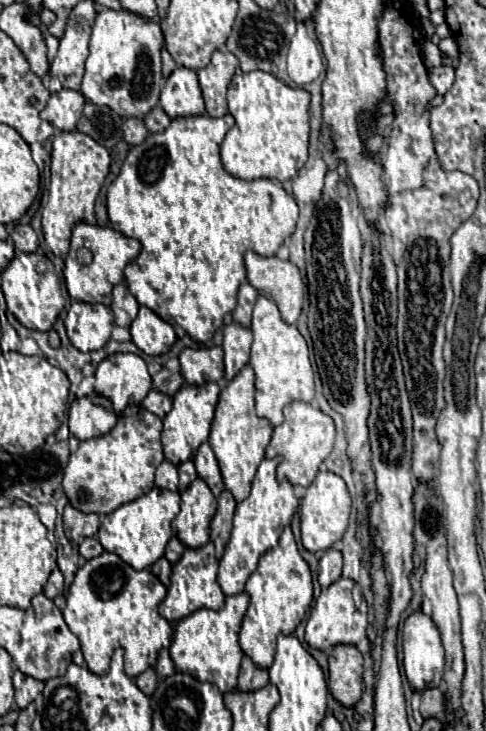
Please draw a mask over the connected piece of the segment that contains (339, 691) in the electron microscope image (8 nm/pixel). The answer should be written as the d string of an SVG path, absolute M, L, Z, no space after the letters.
M335 645L329 655L329 691L345 707L353 707L363 693L363 655L355 645Z

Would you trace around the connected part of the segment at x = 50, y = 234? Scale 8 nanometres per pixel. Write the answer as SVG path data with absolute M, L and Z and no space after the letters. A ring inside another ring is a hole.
M61 131L53 139L51 151L51 185L49 201L43 209L43 235L57 257L65 257L69 251L71 229L79 221L95 223L95 199L109 173L109 151L81 131Z

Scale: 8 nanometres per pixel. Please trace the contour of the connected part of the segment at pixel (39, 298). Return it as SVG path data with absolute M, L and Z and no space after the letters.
M17 253L9 267L1 273L1 289L7 301L7 309L17 317L17 321L29 329L49 331L65 305L61 295L59 275L53 263L39 253Z

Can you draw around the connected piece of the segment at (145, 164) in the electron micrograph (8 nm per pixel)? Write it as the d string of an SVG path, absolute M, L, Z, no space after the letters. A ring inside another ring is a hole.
M187 115L187 117L175 117L171 121L171 125L163 131L163 133L149 133L145 137L143 143L133 145L129 149L127 159L121 165L121 173L117 175L117 179L109 185L107 189L107 211L109 211L109 221L111 227L117 229L119 233L133 237L141 243L141 251L139 255L127 263L125 267L125 283L129 287L129 291L135 295L135 299L139 301L139 305L145 305L149 309L153 309L161 319L165 319L167 323L177 323L181 325L195 341L207 341L211 339L213 331L219 329L223 325L223 317L227 313L231 313L237 305L237 287L245 281L245 261L243 255L247 249L253 249L259 255L275 255L279 245L285 243L285 239L293 233L295 223L297 223L297 215L299 215L299 207L295 203L295 199L285 193L285 189L281 187L279 181L273 179L253 179L253 181L245 181L239 177L229 175L219 159L219 147L223 137L227 135L227 131L235 125L233 115L225 115L225 117L209 117L209 115Z

